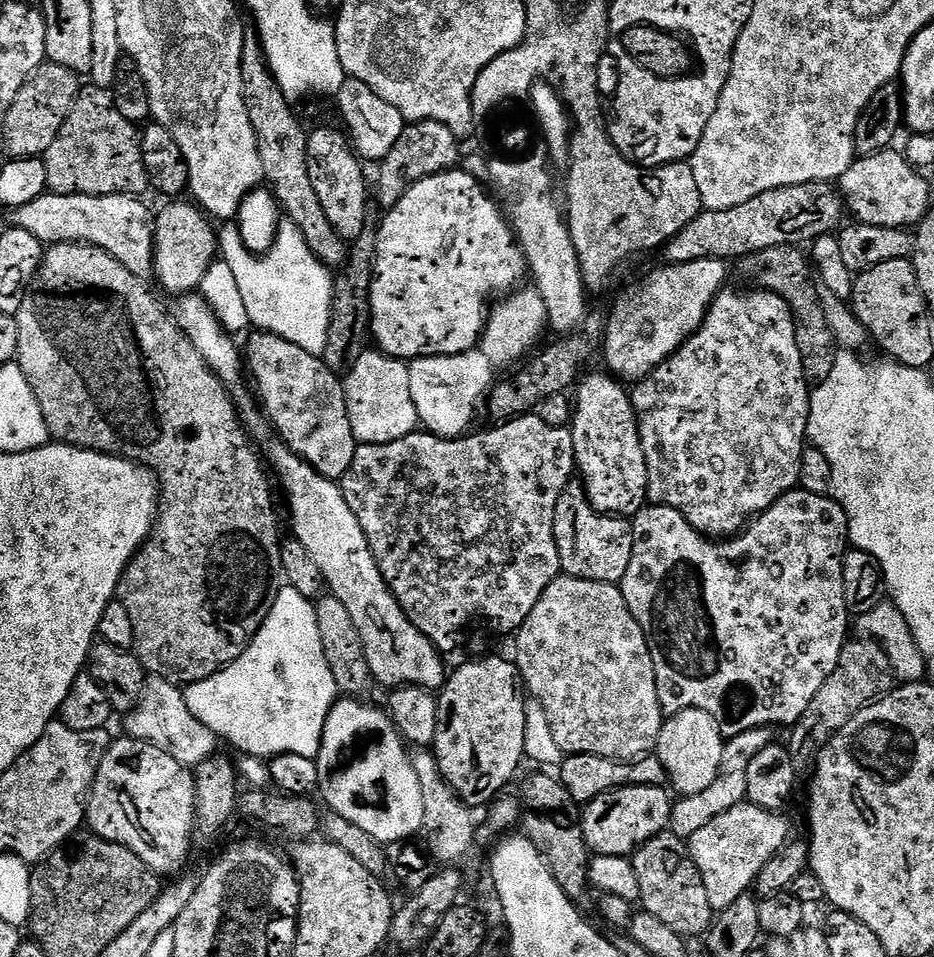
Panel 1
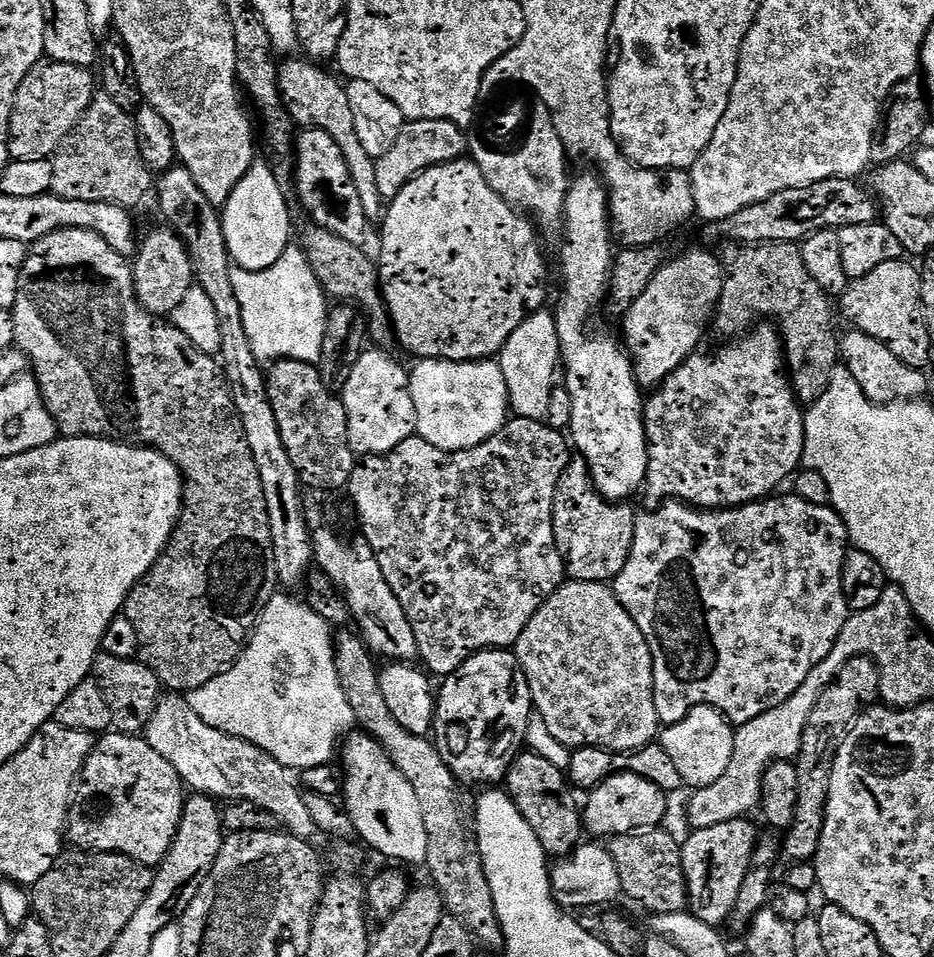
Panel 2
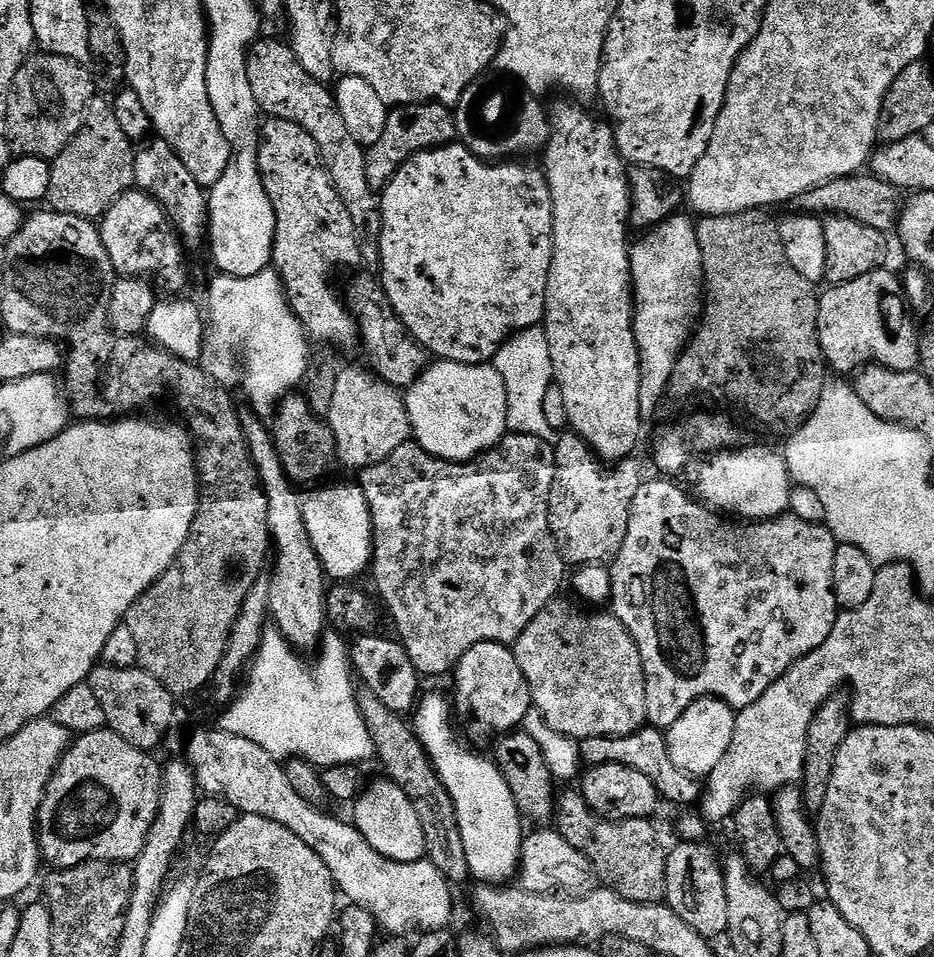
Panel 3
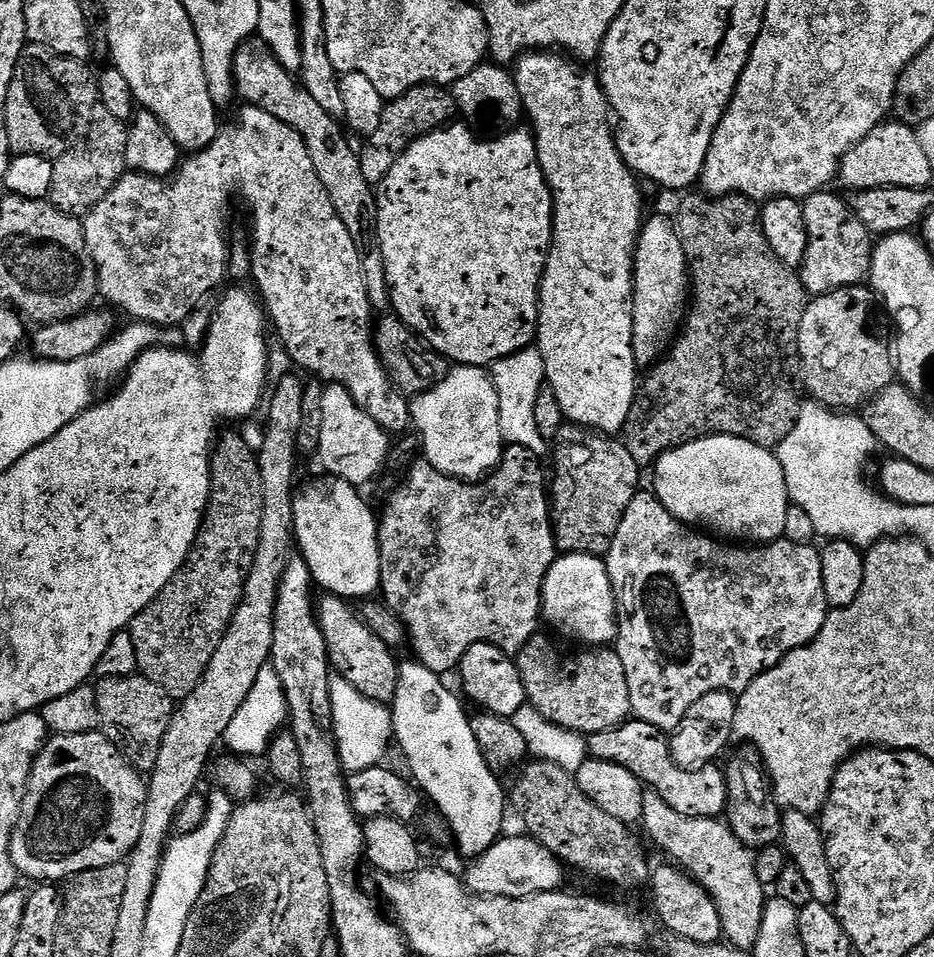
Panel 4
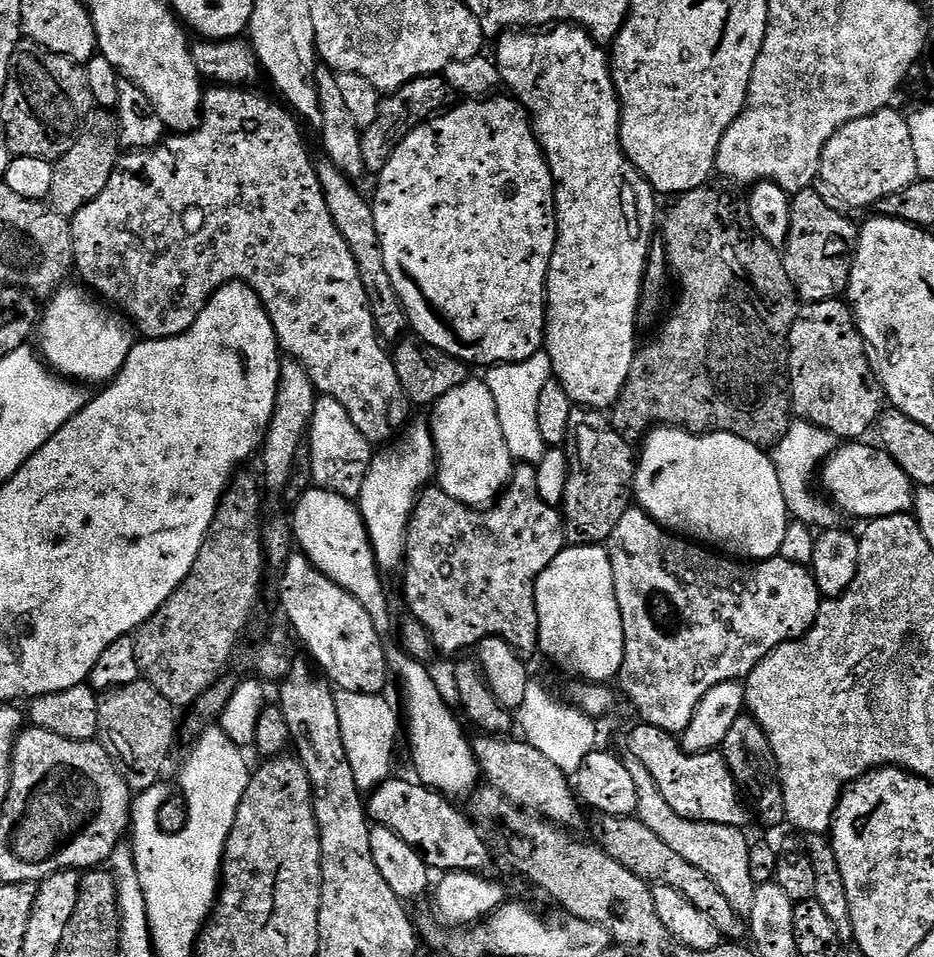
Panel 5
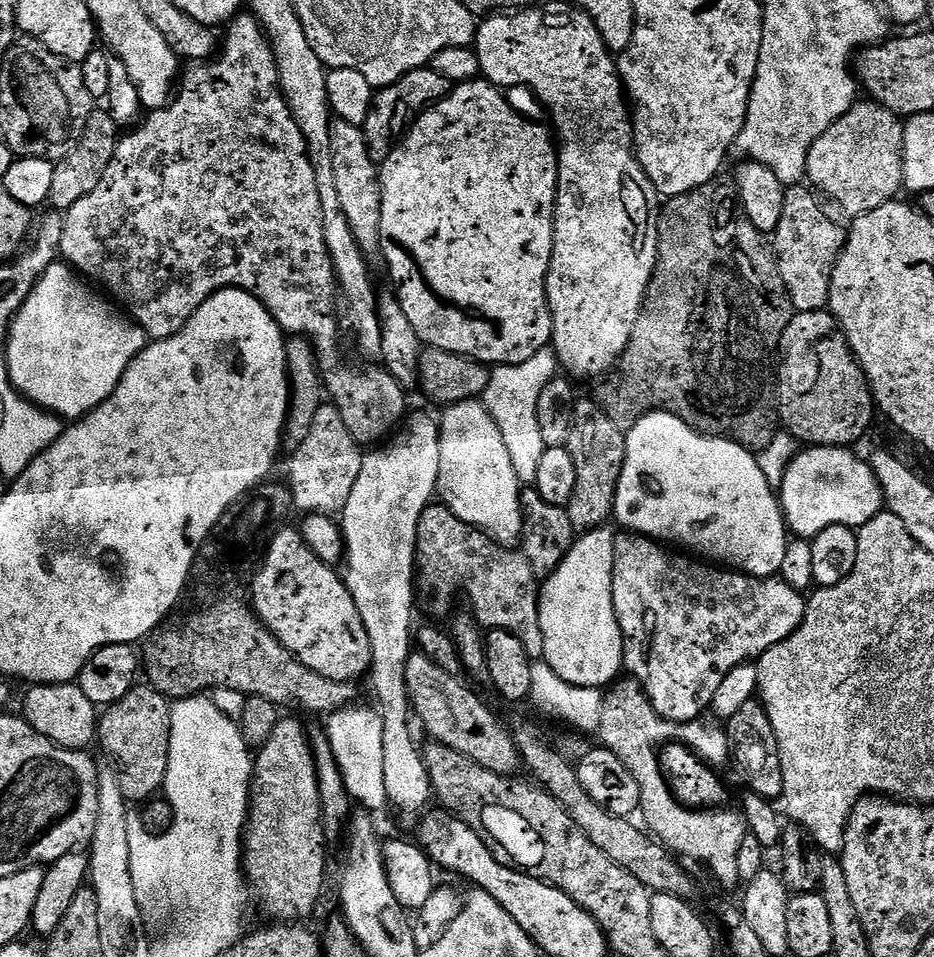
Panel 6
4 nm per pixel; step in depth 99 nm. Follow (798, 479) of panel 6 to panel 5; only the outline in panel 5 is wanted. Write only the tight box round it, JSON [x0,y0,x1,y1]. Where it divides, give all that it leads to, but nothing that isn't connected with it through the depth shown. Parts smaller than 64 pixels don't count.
[822,442,914,522]

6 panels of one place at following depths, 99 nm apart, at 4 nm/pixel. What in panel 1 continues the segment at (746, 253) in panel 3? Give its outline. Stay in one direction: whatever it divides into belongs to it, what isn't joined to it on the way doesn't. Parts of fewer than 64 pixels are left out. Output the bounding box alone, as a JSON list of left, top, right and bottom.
[738,244,838,382]

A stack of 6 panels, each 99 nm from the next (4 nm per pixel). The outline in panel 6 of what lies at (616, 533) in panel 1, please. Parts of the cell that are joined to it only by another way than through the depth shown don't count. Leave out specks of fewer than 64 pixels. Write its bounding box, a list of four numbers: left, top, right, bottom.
[566,398,626,534]

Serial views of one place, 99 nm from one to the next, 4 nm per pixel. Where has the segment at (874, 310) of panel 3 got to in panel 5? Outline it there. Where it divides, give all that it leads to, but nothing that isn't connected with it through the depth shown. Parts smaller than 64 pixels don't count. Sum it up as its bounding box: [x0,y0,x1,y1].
[788,299,886,442]

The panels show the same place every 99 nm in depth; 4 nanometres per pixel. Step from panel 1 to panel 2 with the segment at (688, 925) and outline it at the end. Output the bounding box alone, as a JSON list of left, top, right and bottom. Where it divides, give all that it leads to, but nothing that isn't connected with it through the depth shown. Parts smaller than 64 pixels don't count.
[610,828,688,914]

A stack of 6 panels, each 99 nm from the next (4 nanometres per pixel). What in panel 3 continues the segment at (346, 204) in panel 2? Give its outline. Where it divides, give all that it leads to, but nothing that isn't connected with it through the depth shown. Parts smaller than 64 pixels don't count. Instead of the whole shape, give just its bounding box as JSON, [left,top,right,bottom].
[258,119,361,348]

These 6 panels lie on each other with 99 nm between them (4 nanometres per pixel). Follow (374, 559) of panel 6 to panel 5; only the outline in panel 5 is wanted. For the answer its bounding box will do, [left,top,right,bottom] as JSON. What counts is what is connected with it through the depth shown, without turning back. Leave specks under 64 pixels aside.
[358,419,437,573]

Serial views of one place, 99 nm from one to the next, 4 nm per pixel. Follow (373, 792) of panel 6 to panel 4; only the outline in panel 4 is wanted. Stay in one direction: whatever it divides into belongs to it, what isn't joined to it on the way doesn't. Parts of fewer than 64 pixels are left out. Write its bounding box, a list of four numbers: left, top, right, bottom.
[330,675,393,773]

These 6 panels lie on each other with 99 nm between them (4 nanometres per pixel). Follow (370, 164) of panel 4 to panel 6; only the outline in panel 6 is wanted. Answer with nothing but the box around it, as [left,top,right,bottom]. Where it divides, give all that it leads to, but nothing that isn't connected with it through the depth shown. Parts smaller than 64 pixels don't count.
[362,66,453,166]

